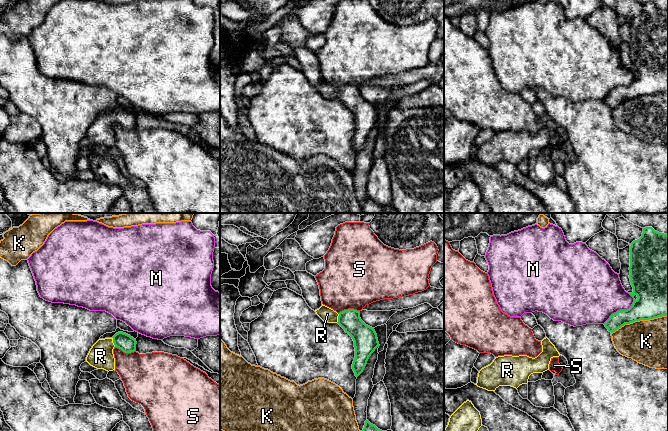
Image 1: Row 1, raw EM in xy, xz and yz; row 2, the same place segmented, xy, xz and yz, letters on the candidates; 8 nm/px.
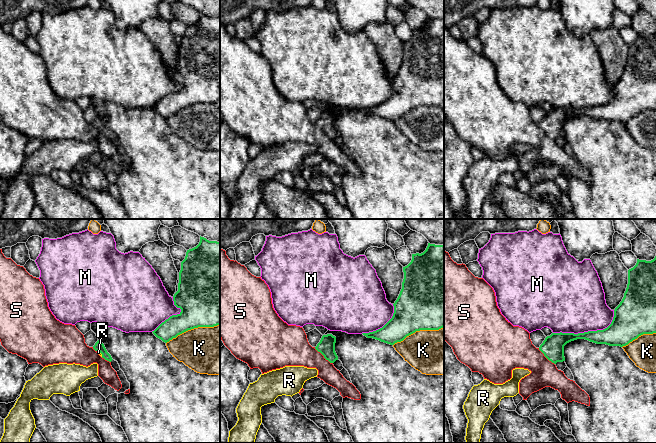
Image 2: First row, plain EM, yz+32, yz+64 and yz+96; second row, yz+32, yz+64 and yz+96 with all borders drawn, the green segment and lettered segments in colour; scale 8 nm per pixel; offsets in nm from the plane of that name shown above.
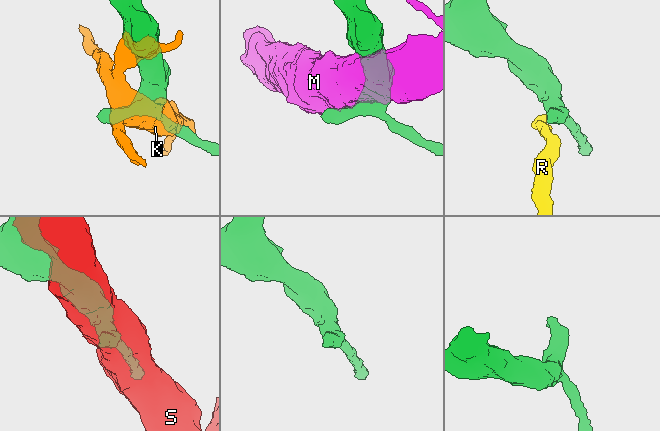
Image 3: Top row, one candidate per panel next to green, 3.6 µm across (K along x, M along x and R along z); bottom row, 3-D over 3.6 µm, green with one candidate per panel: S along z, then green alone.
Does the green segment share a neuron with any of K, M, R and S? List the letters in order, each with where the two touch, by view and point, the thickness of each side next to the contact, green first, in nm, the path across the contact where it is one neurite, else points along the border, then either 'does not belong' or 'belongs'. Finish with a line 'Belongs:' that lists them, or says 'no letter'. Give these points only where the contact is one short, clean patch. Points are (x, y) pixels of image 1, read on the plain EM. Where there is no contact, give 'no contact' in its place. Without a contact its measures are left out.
K: contact yz (639, 96); calibres 320 and 400 nm; does not belong
M: contact yz (623, 86); calibres 260 and 420 nm; does not belong
R: contact xy (113, 118); calibres 140 and 200 nm; way xy (123, 117), (113, 118), (100, 132); belongs
S: contact xz (348, 85); calibres 180 and 480 nm; does not belong
Belongs: R

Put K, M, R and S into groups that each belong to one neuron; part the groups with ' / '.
K / M / R / S

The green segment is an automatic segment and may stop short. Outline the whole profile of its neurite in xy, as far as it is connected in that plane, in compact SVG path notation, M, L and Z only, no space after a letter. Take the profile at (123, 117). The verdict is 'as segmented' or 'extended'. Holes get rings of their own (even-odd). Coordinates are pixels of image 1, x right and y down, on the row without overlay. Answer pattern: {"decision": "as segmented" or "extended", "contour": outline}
{"decision": "extended", "contour": "M118 108L112 114L99 115L90 125L86 138L97 145L115 146L113 125L121 125L125 129L136 127L136 116L130 111Z"}

